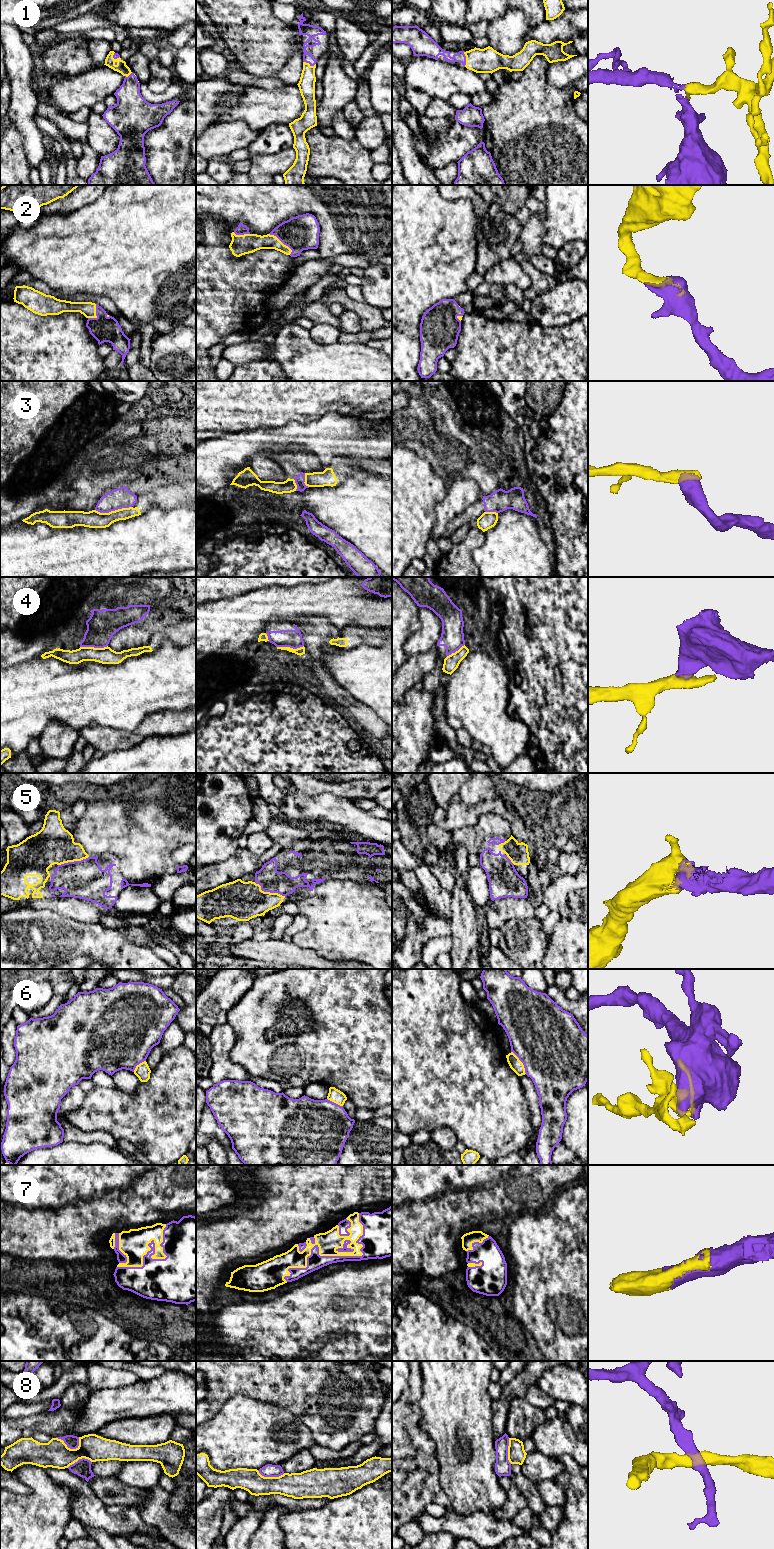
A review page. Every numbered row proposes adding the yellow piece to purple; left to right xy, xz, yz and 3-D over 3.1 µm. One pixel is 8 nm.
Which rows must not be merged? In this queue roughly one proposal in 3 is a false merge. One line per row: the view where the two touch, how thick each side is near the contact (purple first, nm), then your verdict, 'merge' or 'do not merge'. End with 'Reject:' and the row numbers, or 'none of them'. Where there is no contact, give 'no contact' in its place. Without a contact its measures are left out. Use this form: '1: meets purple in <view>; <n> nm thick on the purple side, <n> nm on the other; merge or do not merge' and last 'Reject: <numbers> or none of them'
1: meets purple in yz; 90 nm thick on the purple side, 200 nm on the other; merge
2: meets purple in xz; 280 nm thick on the purple side, 140 nm on the other; merge
3: meets purple in xy; 170 nm thick on the purple side, 140 nm on the other; do not merge
4: meets purple in xy; 240 nm thick on the purple side, 140 nm on the other; do not merge
5: meets purple in xz; 190 nm thick on the purple side, 320 nm on the other; merge
6: meets purple in yz; 500 nm thick on the purple side, 100 nm on the other; do not merge
7: meets purple in xz; 130 nm thick on the purple side, 170 nm on the other; merge
8: meets purple in xy; 110 nm thick on the purple side, 220 nm on the other; do not merge
Reject: 3, 4, 6, 8

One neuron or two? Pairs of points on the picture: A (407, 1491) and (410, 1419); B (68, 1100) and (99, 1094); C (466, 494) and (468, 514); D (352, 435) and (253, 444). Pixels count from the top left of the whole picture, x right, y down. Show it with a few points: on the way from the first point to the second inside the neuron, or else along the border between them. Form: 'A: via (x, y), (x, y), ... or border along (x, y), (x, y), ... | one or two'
A: via (409, 1473), (410, 1437) | one
B: border along (85, 1093), (82, 1104), (67, 1113) | two
C: border along (474, 503), (448, 522) | two
D: via (327, 437), (286, 437), (278, 439) | one

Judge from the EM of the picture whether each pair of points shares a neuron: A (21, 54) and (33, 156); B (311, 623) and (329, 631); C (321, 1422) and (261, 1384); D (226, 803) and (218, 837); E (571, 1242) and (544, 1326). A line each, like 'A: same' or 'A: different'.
A: same
B: same
C: same
D: same
E: same

